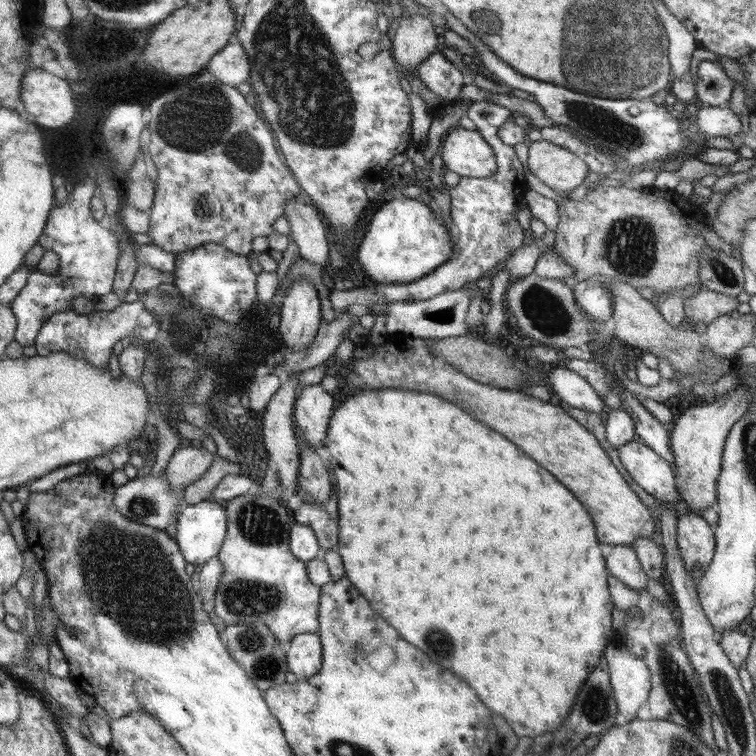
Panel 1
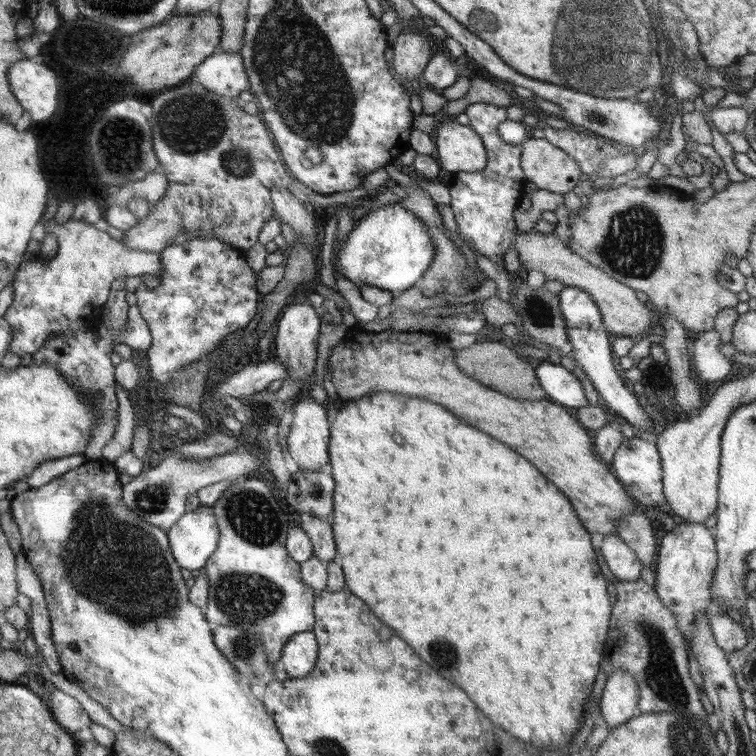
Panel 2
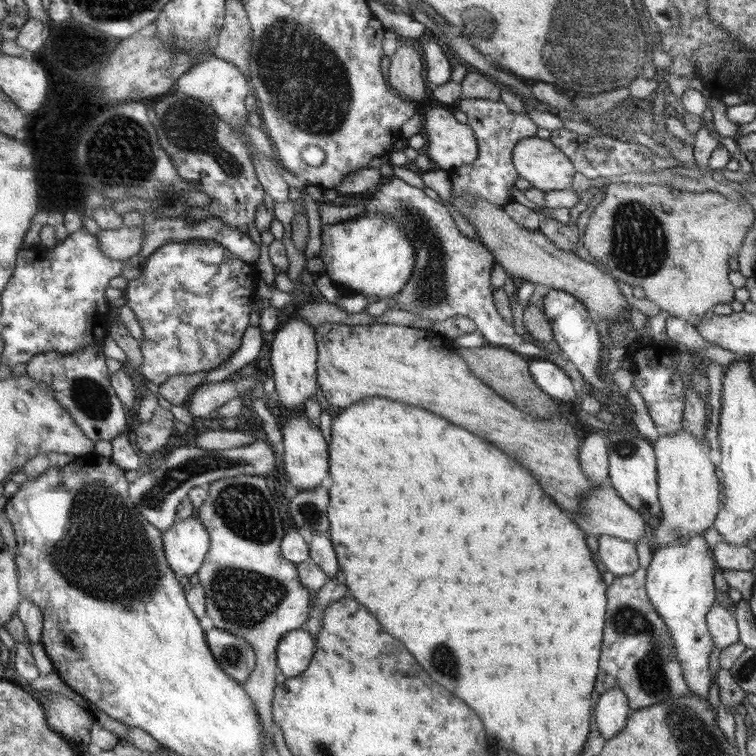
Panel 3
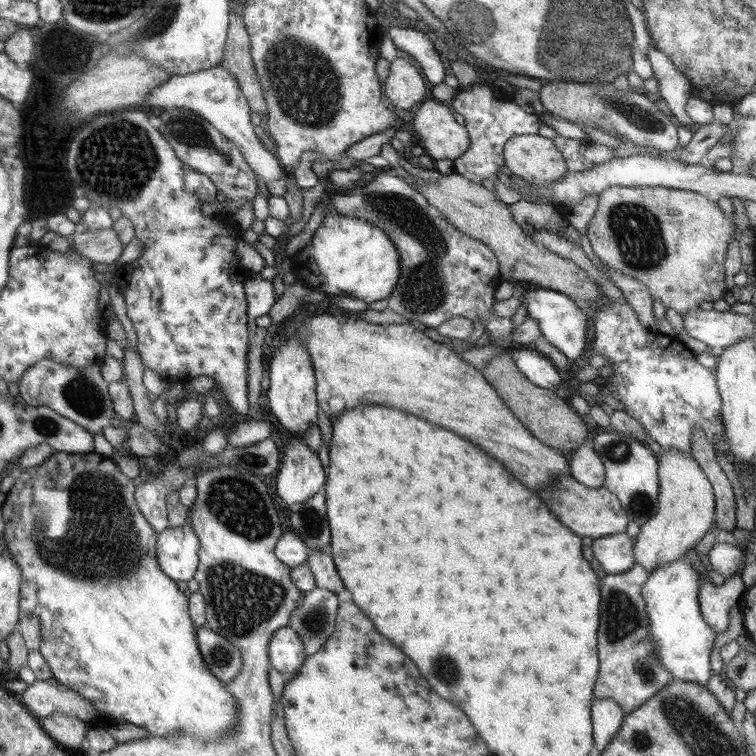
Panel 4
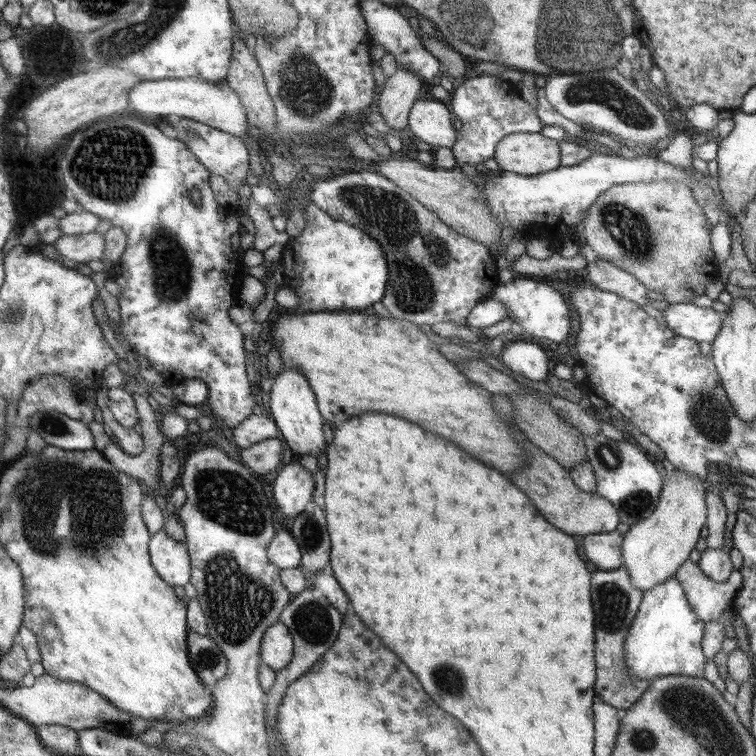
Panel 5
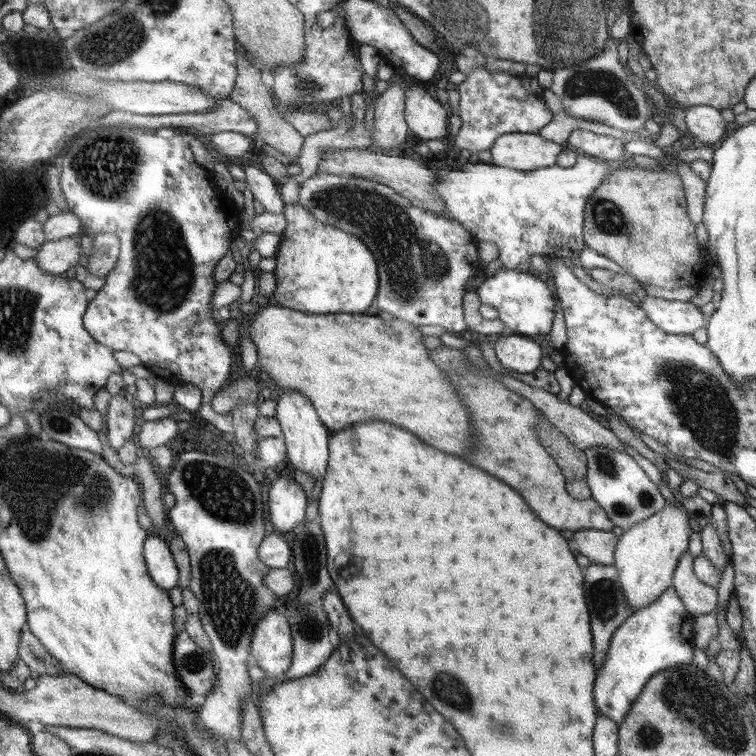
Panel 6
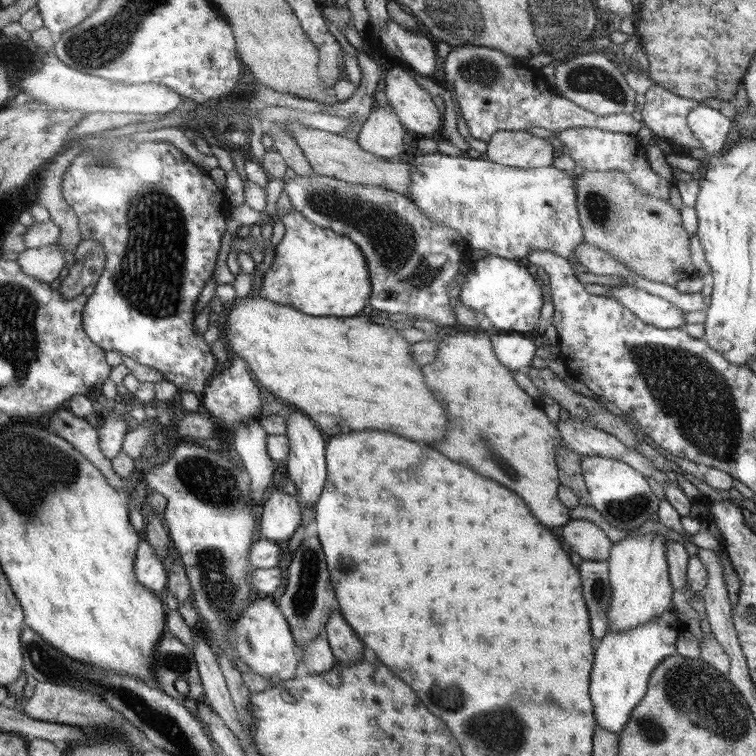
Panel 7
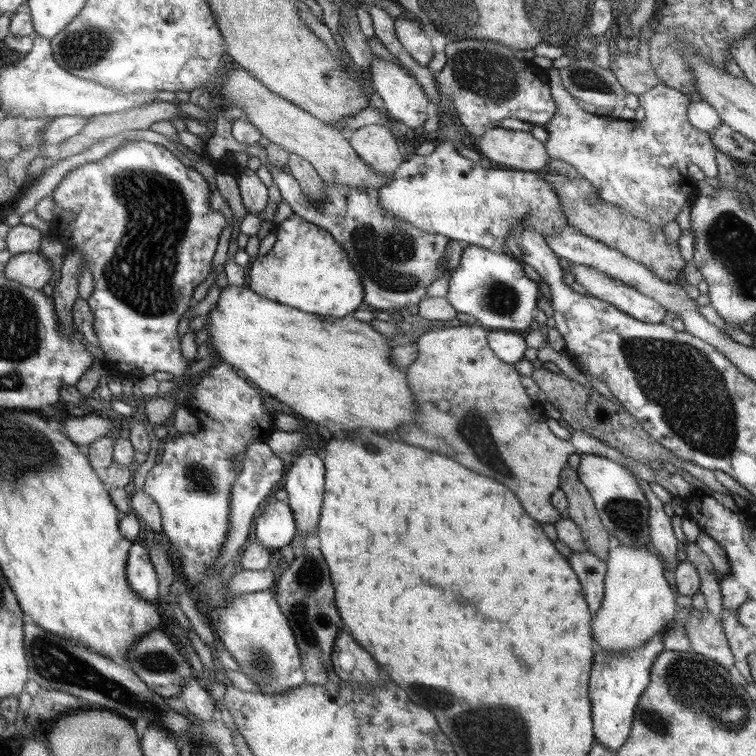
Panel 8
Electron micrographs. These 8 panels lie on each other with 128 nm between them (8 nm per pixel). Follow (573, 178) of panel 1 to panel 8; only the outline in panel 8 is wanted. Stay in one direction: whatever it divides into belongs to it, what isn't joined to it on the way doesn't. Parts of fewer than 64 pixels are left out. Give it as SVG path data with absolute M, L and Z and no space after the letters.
M489 128L472 145L493 165L507 169L543 172L551 160L545 143L528 132Z

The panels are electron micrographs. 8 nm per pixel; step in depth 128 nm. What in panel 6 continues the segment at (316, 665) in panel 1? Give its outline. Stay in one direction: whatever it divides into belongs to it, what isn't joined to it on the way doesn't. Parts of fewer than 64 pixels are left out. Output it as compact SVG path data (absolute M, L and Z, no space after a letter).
M275 609L270 610L254 628L253 642L249 651L252 661L256 661L258 667L267 675L276 677L278 680L286 675L286 671L290 670L293 661L293 636L292 628L285 615L276 612Z

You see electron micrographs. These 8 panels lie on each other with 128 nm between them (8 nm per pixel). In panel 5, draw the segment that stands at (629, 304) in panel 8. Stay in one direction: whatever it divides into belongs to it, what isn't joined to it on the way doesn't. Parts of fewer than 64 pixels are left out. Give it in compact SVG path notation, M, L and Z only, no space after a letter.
M670 303L662 316L674 334L699 342L710 342L716 338L724 314L718 315L714 309L703 308L693 303Z

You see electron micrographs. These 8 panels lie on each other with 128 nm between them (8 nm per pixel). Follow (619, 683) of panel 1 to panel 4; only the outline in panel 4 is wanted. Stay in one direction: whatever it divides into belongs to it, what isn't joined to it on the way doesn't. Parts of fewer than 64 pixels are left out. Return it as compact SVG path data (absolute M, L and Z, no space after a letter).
M609 698L593 701L594 739L596 750L604 752L621 731L626 712Z

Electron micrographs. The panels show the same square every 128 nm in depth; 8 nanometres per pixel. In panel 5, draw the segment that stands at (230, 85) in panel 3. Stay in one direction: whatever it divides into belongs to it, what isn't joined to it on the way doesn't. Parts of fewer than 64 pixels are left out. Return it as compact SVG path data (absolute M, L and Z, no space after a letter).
M190 77L178 80L172 80L170 78L166 80L148 80L140 81L136 87L129 90L129 110L136 110L136 112L142 112L142 114L154 114L154 116L168 116L168 114L176 114L176 116L182 116L182 118L192 118L195 122L206 124L213 127L216 130L225 131L226 134L232 134L236 138L242 140L242 144L247 146L246 139L252 137L247 135L249 131L248 119L246 119L246 111L240 97L228 86L227 80L219 82L219 84L210 84L201 78Z

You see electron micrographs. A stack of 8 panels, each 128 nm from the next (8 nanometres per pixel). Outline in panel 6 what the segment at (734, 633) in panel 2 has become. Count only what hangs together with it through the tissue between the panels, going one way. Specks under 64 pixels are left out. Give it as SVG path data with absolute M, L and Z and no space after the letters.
M689 551L678 559L672 587L677 591L682 603L685 603L686 611L695 618L717 610L717 587L708 586L696 578L693 571L693 558Z

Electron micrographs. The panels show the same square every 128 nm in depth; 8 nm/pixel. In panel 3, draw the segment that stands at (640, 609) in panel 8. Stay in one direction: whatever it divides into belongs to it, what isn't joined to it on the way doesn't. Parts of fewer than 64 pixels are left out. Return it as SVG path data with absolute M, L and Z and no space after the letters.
M684 427L681 432L659 436L653 443L658 461L658 482L660 483L660 503L662 517L660 523L652 532L652 548L662 548L671 542L679 542L680 538L692 538L697 534L703 534L712 527L717 520L717 514L722 509L722 484L718 477L718 468L712 458L707 438L697 438L697 435L686 432Z

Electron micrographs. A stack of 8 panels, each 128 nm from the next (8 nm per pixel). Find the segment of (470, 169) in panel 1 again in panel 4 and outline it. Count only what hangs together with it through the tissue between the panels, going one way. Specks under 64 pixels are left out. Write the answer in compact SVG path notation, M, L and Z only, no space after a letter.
M425 100L416 110L410 127L422 137L422 146L432 161L460 158L470 148L470 134L458 124L452 110L440 102Z

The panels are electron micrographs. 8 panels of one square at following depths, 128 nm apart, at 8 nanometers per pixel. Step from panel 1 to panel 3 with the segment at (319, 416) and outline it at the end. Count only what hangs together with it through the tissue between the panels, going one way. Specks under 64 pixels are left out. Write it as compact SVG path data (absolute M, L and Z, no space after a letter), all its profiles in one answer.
M292 414L284 418L281 441L282 468L286 478L296 490L318 488L328 476L328 446L320 434L320 429L306 419L305 414Z

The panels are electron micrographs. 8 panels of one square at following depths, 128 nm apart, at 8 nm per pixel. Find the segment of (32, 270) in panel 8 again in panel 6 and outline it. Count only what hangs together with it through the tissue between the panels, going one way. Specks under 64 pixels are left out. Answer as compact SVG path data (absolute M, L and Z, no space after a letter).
M72 237L42 243L34 256L34 263L46 274L64 274L80 262L82 249Z

